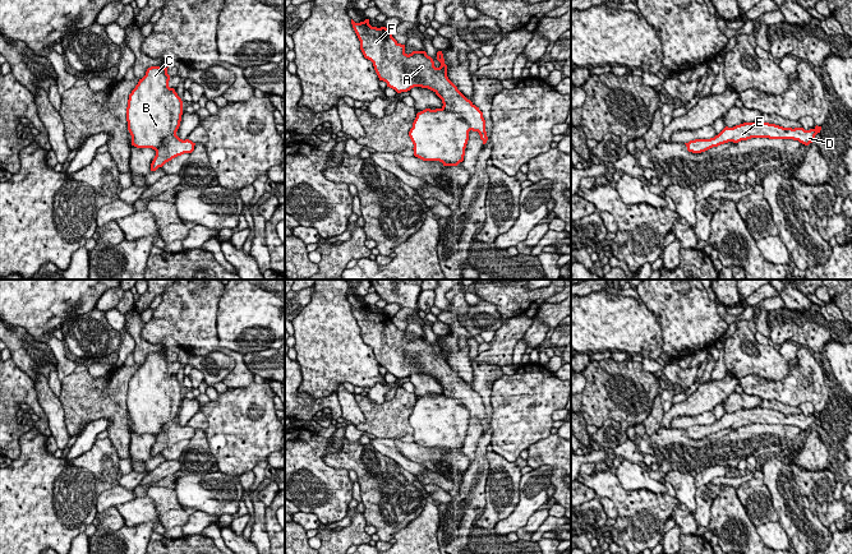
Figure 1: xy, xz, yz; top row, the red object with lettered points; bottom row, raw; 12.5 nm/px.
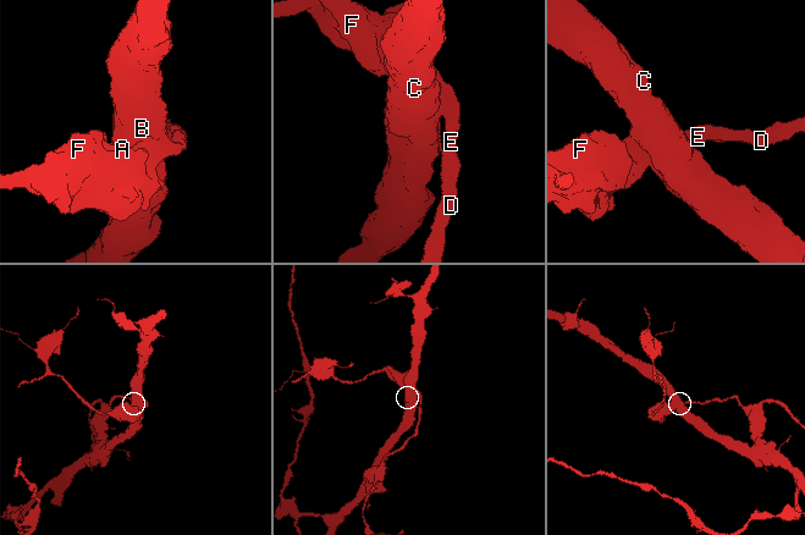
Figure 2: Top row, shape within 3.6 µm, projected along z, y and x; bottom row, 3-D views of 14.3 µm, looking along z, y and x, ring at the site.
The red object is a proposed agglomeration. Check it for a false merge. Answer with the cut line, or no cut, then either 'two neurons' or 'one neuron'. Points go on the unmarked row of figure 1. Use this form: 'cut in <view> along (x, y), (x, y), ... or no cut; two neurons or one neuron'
no cut; one neuron

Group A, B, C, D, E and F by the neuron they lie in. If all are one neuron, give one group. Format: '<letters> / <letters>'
A B C D E F

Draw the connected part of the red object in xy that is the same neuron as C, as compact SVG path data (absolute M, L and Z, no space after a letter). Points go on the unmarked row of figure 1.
M151 352L129 380L126 393L132 431L152 434L156 442L151 457L184 439L192 439L195 429L180 425L176 417L183 401L183 387L169 373L167 354Z

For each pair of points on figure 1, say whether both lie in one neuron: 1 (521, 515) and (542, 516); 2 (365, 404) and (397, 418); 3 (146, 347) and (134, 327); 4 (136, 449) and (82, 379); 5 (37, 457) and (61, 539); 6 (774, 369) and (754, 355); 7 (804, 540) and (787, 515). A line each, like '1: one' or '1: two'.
1: two
2: one
3: one
4: two
5: one
6: one
7: one

